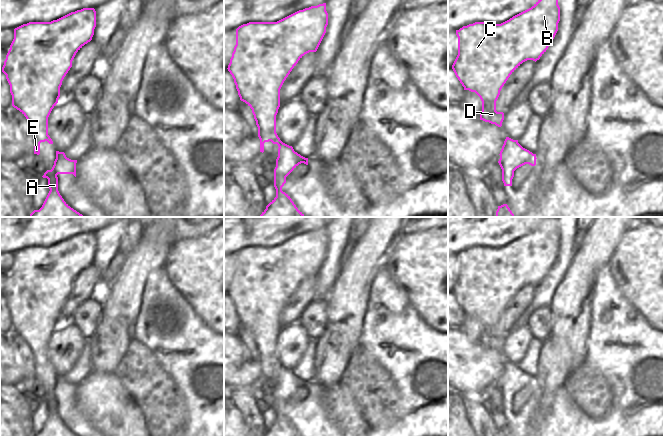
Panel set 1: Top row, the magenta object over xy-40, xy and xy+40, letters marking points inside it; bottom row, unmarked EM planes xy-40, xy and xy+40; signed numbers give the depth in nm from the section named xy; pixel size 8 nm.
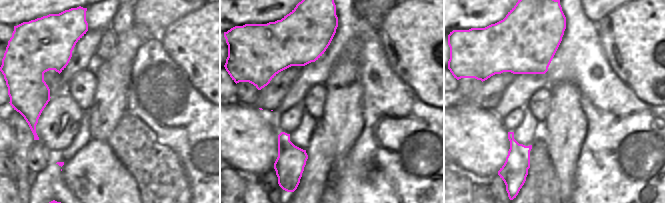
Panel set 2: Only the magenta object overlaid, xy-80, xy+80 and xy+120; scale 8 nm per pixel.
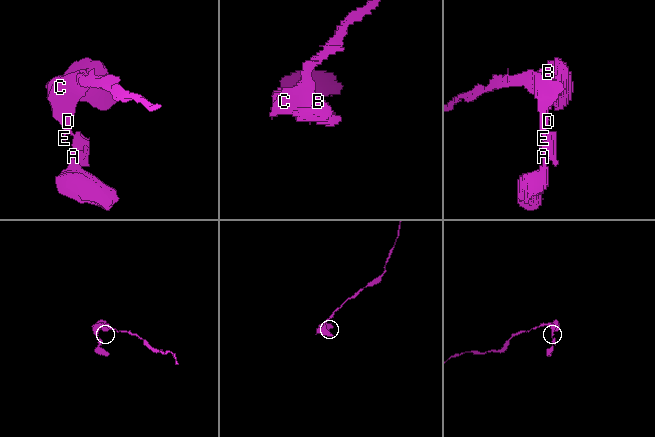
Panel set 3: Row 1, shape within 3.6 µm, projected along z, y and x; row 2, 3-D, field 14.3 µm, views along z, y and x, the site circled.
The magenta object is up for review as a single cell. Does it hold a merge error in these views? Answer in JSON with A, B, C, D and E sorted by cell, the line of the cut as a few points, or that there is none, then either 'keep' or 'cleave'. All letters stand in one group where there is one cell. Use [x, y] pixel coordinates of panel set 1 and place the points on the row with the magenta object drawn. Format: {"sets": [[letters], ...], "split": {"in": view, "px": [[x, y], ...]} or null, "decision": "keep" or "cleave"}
{"sets": [["A", "B", "C", "D", "E"]], "split": null, "decision": "keep"}

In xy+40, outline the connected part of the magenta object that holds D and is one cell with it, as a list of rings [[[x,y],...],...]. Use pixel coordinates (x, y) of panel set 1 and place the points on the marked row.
[[[538,0],[531,8],[513,16],[501,24],[487,24],[475,22],[456,30],[458,37],[458,55],[452,69],[464,87],[464,90],[475,92],[482,101],[480,120],[502,126],[504,113],[496,111],[496,101],[500,91],[510,75],[525,61],[537,61],[552,43],[560,21],[560,7],[558,0]]]

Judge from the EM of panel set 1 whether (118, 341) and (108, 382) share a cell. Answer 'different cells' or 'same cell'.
different cells

